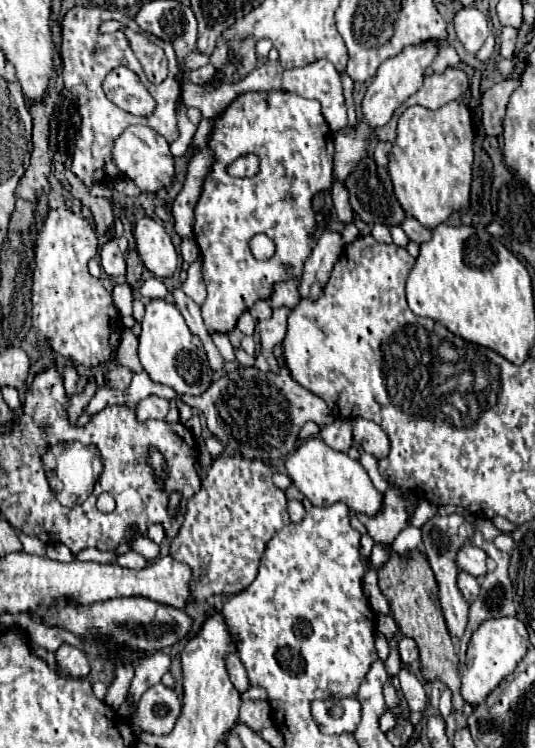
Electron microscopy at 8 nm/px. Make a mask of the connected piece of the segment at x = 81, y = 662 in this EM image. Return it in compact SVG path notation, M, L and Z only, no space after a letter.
M63 644L57 652L59 672L67 678L85 678L89 674L89 658L71 644Z

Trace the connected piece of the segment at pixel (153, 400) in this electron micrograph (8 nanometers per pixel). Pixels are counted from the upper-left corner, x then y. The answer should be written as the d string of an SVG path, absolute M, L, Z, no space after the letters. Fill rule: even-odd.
M149 396L135 406L135 418L139 422L145 422L149 418L163 420L167 412L169 412L169 400L161 400L159 396Z

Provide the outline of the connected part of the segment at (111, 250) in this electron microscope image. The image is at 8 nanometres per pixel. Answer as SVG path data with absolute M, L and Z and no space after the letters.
M116 219L110 239L101 248L101 266L111 278L125 276L125 256L121 254L118 247L118 239L123 233L123 224L119 219Z

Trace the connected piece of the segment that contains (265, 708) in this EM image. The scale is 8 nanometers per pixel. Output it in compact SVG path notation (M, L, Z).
M245 700L239 710L239 722L249 726L253 732L259 732L271 726L271 708L269 702L263 700Z

